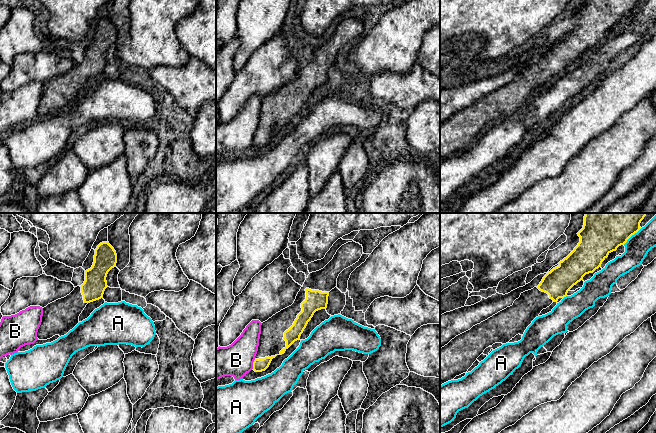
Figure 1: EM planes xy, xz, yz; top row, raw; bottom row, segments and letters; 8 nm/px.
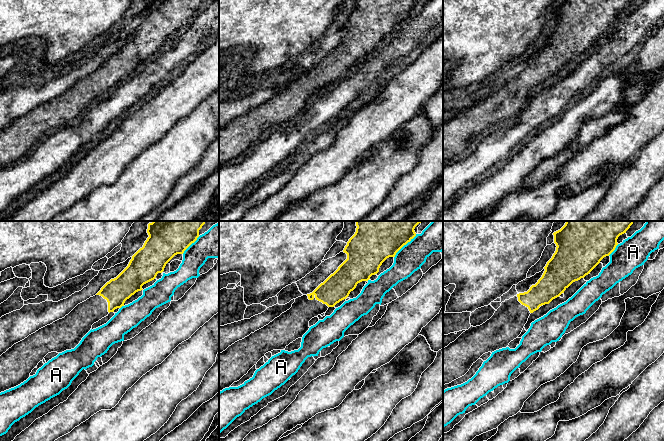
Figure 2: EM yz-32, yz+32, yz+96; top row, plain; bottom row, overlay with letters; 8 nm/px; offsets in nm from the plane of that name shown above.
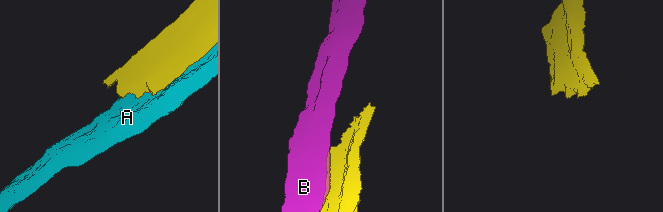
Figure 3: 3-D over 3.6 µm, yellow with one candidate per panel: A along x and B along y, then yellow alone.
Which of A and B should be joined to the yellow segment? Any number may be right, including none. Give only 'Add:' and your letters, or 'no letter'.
Add: no letter

